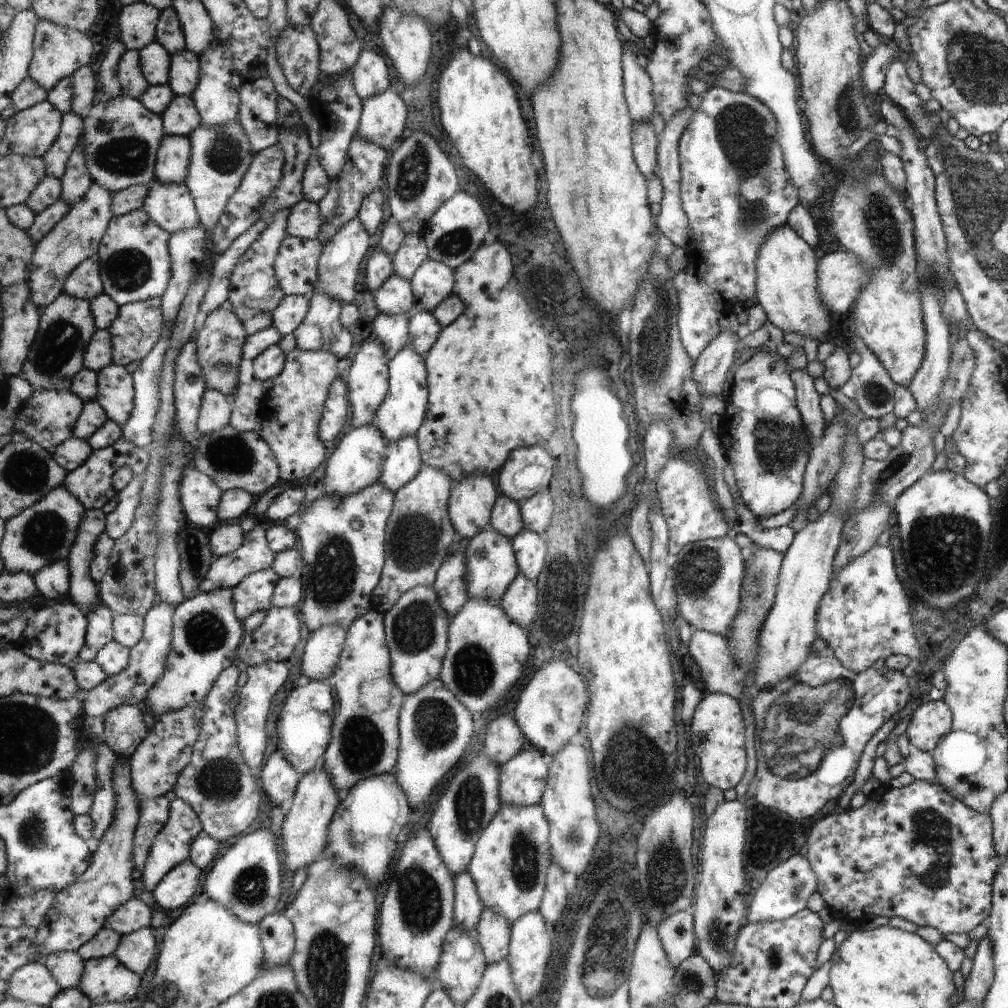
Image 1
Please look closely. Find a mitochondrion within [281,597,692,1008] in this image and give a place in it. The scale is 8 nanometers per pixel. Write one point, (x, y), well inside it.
(606, 951)

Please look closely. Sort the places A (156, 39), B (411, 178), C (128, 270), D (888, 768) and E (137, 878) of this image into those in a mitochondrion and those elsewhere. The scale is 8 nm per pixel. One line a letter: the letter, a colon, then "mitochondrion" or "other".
A: other
B: mitochondrion
C: mitochondrion
D: other
E: other

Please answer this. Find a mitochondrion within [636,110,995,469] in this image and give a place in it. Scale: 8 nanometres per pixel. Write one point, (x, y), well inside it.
(882, 228)

